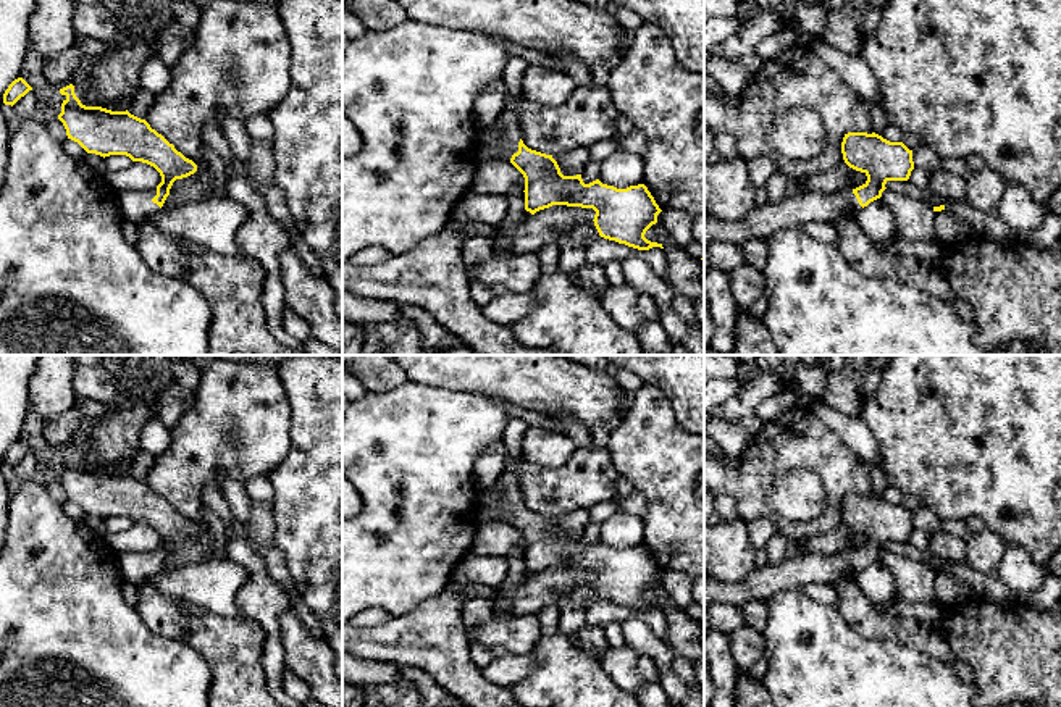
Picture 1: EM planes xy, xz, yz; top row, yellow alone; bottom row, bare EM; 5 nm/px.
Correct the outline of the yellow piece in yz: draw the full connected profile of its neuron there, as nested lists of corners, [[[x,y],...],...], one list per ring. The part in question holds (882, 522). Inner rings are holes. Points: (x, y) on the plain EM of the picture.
[[[875,494],[845,496],[841,515],[849,529],[867,538],[862,547],[835,555],[807,554],[777,567],[767,565],[736,583],[707,578],[704,607],[723,602],[741,609],[749,600],[767,600],[780,591],[803,589],[811,583],[835,584],[854,578],[882,558],[888,542],[908,542],[914,531],[912,512],[903,504],[890,504]]]

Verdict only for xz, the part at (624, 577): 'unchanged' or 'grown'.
grown

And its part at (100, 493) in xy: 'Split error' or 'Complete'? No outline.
Split error

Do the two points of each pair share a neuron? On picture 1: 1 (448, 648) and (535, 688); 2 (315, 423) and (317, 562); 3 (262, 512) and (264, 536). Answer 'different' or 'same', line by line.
1: different
2: same
3: same

